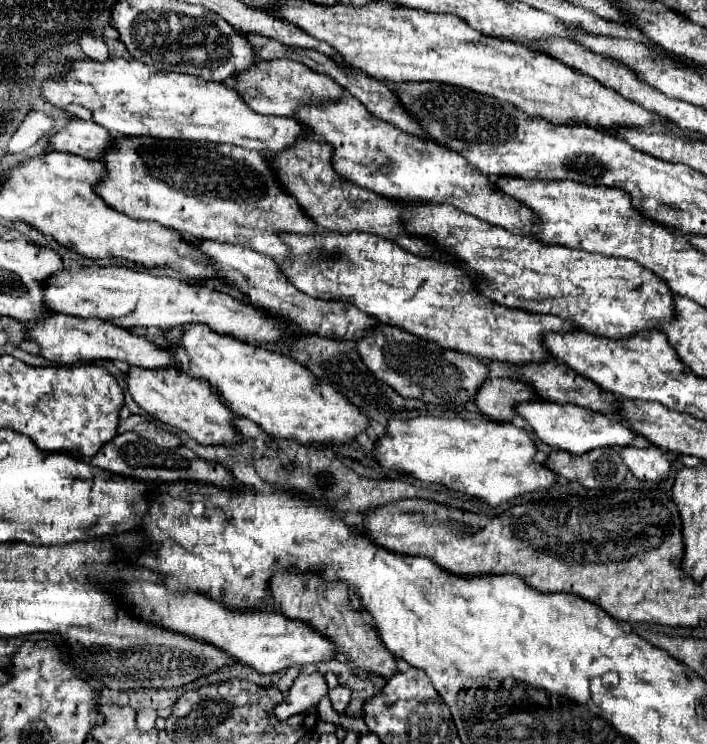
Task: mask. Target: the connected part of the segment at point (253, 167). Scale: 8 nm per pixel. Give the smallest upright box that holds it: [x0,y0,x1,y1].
[94,136,316,262]

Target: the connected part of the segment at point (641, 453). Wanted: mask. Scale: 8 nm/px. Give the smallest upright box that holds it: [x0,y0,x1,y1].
[620,446,670,482]

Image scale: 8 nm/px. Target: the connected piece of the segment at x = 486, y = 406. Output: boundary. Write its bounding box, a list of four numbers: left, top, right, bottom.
[474,378,538,422]

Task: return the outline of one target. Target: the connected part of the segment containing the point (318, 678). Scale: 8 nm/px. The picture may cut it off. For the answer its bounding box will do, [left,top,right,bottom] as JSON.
[274,672,328,720]

